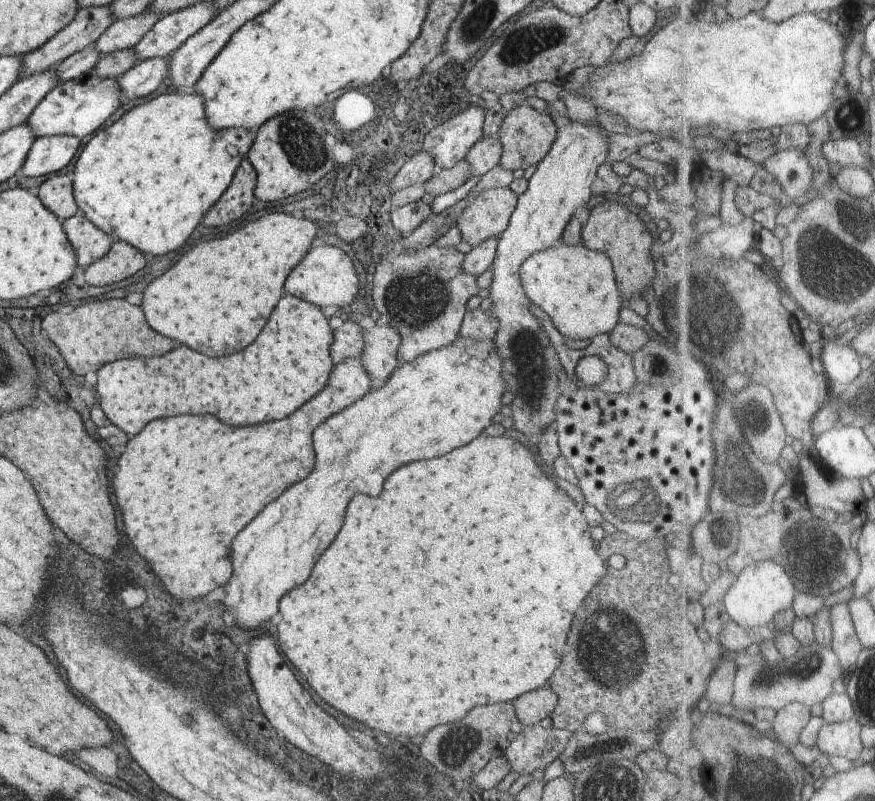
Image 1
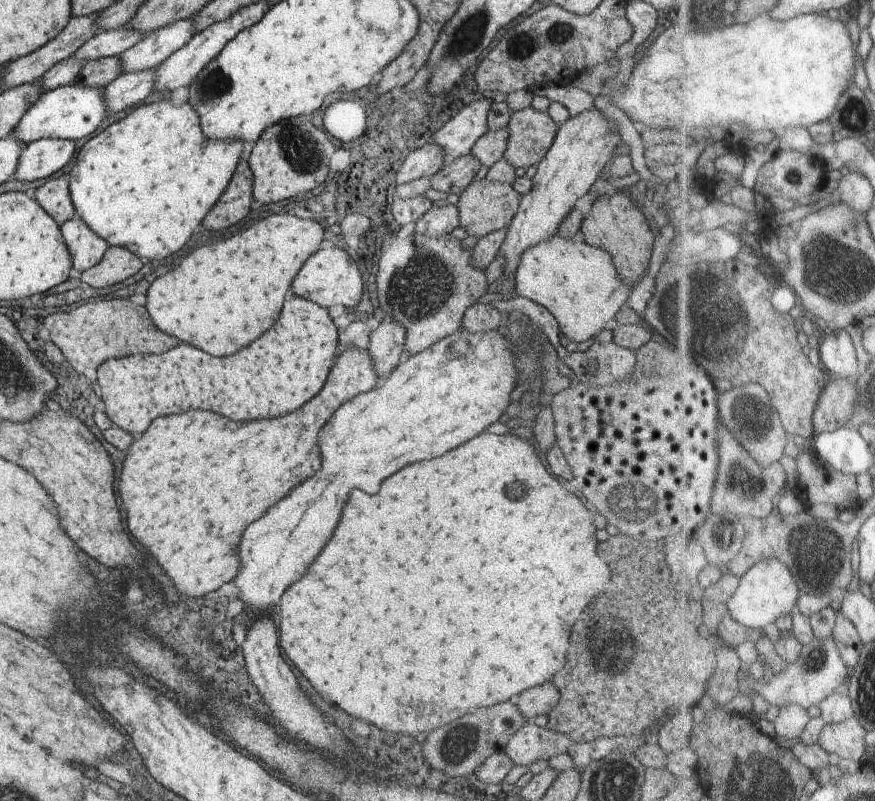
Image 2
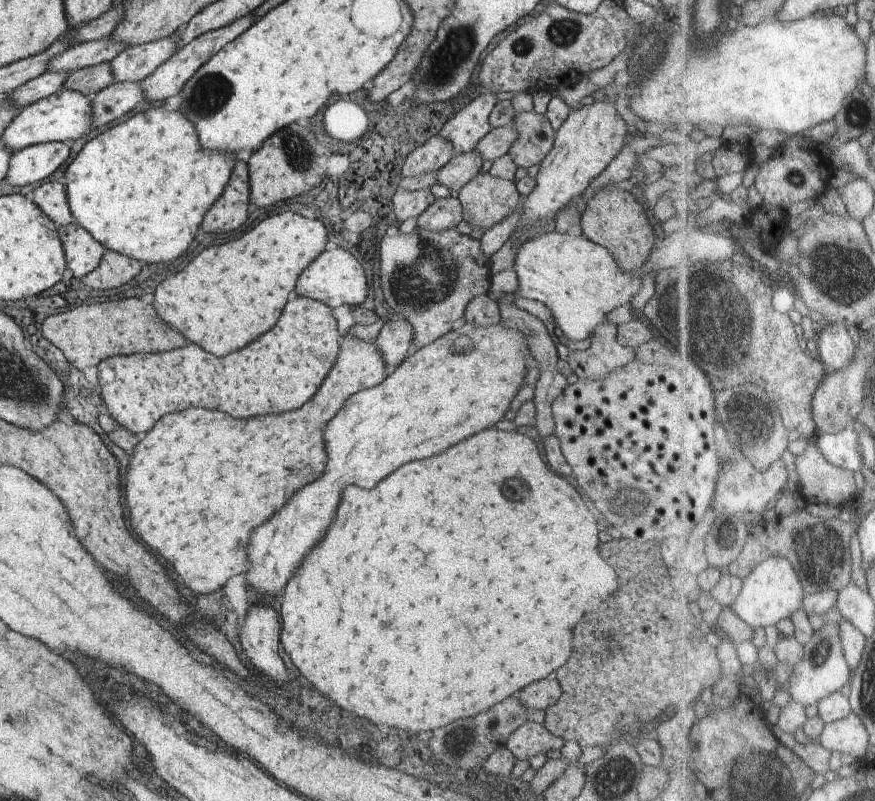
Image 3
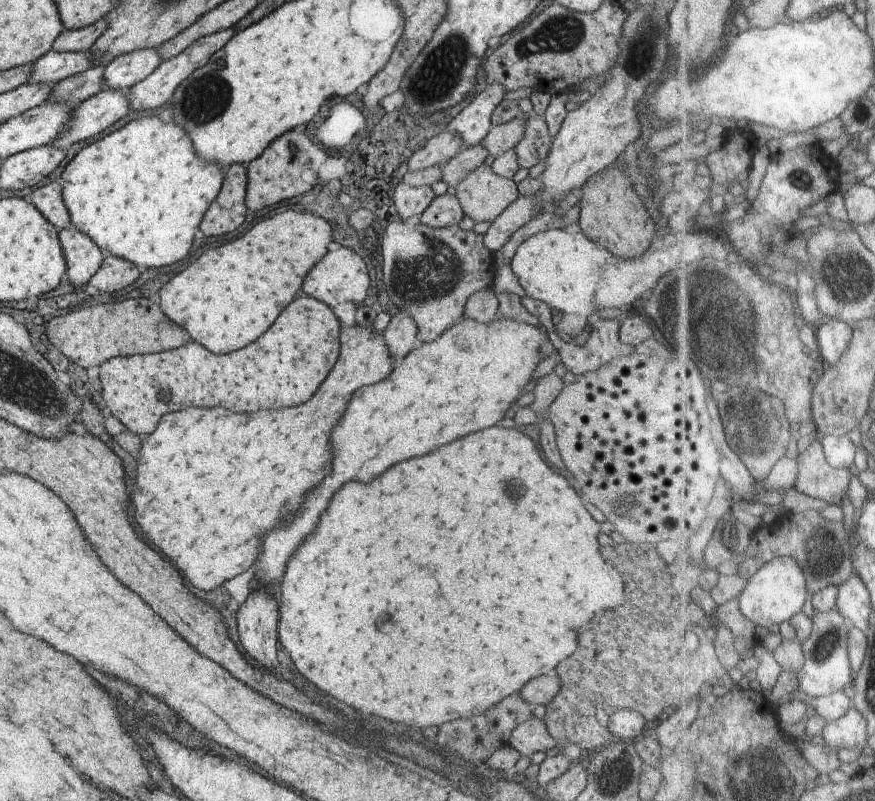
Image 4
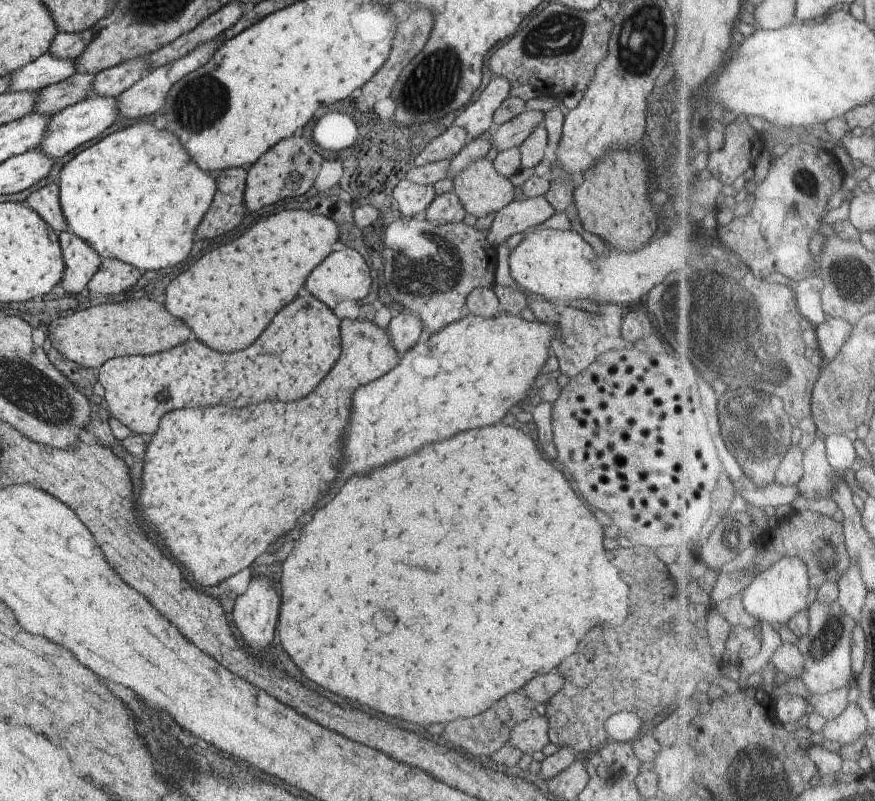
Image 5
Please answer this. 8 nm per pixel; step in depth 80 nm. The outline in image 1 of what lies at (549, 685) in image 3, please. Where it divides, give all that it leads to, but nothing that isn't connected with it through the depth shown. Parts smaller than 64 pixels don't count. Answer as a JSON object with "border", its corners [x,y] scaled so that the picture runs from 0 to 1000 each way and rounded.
{"border":[[[614,859],[586,873],[583,878],[587,894],[598,908],[615,904],[627,894],[635,881],[635,869],[629,859]]]}

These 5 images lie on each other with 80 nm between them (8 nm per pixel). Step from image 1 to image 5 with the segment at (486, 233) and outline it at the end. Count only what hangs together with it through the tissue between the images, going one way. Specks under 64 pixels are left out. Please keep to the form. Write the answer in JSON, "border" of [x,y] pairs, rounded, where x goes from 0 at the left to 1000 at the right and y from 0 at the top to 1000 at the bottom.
{"border":[[[554,196],[539,200],[517,222],[517,238],[529,256],[530,265],[544,272],[568,265],[586,247],[581,221],[570,217],[562,201]]]}

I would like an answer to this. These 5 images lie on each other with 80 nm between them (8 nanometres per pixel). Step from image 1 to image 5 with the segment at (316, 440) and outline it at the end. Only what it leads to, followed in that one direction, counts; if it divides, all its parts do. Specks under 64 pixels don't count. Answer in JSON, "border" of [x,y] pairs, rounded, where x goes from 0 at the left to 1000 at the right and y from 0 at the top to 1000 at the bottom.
{"border":[[[569,388],[566,393],[559,397],[553,395],[542,393],[535,391],[528,397],[521,401],[514,402],[511,407],[504,409],[498,416],[490,418],[488,424],[482,427],[475,427],[469,436],[463,438],[461,447],[455,449],[455,453],[442,467],[430,472],[417,479],[417,482],[409,482],[403,489],[403,509],[401,509],[401,527],[394,537],[394,579],[390,584],[390,592],[392,597],[401,594],[401,592],[415,592],[419,587],[426,587],[429,582],[435,582],[445,574],[451,574],[451,572],[461,572],[461,567],[472,567],[481,554],[488,554],[488,552],[497,552],[497,549],[506,549],[506,547],[513,547],[515,542],[522,542],[522,539],[529,539],[529,537],[538,537],[538,534],[552,534],[552,532],[559,532],[559,529],[566,529],[570,527],[579,512],[584,507],[589,507],[593,502],[593,497],[598,497],[600,491],[605,487],[607,478],[611,474],[611,471],[618,462],[618,457],[624,451],[623,448],[630,442],[627,427],[632,422],[639,421],[645,412],[643,406],[627,406],[627,403],[616,402],[614,398],[602,395],[602,392],[592,395],[584,391],[577,391]]]}

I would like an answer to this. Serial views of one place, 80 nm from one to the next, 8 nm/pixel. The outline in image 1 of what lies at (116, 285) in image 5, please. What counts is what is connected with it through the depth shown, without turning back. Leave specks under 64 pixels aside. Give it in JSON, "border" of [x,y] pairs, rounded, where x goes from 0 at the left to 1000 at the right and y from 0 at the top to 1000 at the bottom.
{"border":[[[129,300],[125,313],[110,327],[104,327],[95,337],[95,350],[102,357],[122,357],[152,345],[167,330],[168,320],[143,305],[138,300]]]}

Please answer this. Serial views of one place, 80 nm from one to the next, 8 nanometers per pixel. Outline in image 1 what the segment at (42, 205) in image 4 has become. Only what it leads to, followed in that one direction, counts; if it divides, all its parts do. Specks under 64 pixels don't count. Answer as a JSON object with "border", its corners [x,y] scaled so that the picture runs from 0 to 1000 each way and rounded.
{"border":[[[61,217],[48,227],[42,235],[42,247],[70,278],[89,262],[83,248],[81,225],[70,217]]]}

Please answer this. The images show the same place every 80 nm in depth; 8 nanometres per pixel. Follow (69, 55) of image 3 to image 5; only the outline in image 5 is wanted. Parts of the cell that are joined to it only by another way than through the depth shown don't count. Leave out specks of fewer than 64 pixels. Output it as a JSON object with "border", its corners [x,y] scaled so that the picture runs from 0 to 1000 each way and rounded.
{"border":[[[55,65],[49,66],[38,77],[16,87],[3,116],[26,114],[40,116],[83,92],[86,92],[83,76],[70,76],[61,72]]]}

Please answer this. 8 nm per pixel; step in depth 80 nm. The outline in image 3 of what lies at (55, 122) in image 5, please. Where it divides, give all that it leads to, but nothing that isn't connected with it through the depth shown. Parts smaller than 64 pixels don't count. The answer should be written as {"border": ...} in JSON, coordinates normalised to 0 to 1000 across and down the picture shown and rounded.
{"border":[[[159,100],[154,102],[129,102],[103,120],[104,159],[120,157],[134,150],[136,145],[150,140],[157,129],[163,125]]]}

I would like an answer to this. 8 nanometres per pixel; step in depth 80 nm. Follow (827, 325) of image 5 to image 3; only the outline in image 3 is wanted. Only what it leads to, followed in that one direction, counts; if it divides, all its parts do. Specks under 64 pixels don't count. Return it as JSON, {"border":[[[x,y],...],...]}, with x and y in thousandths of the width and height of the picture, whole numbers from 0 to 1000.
{"border":[[[942,404],[935,411],[937,428],[935,442],[939,452],[949,462],[963,462],[975,454],[977,439],[977,422],[973,419],[970,409],[966,404]]]}

